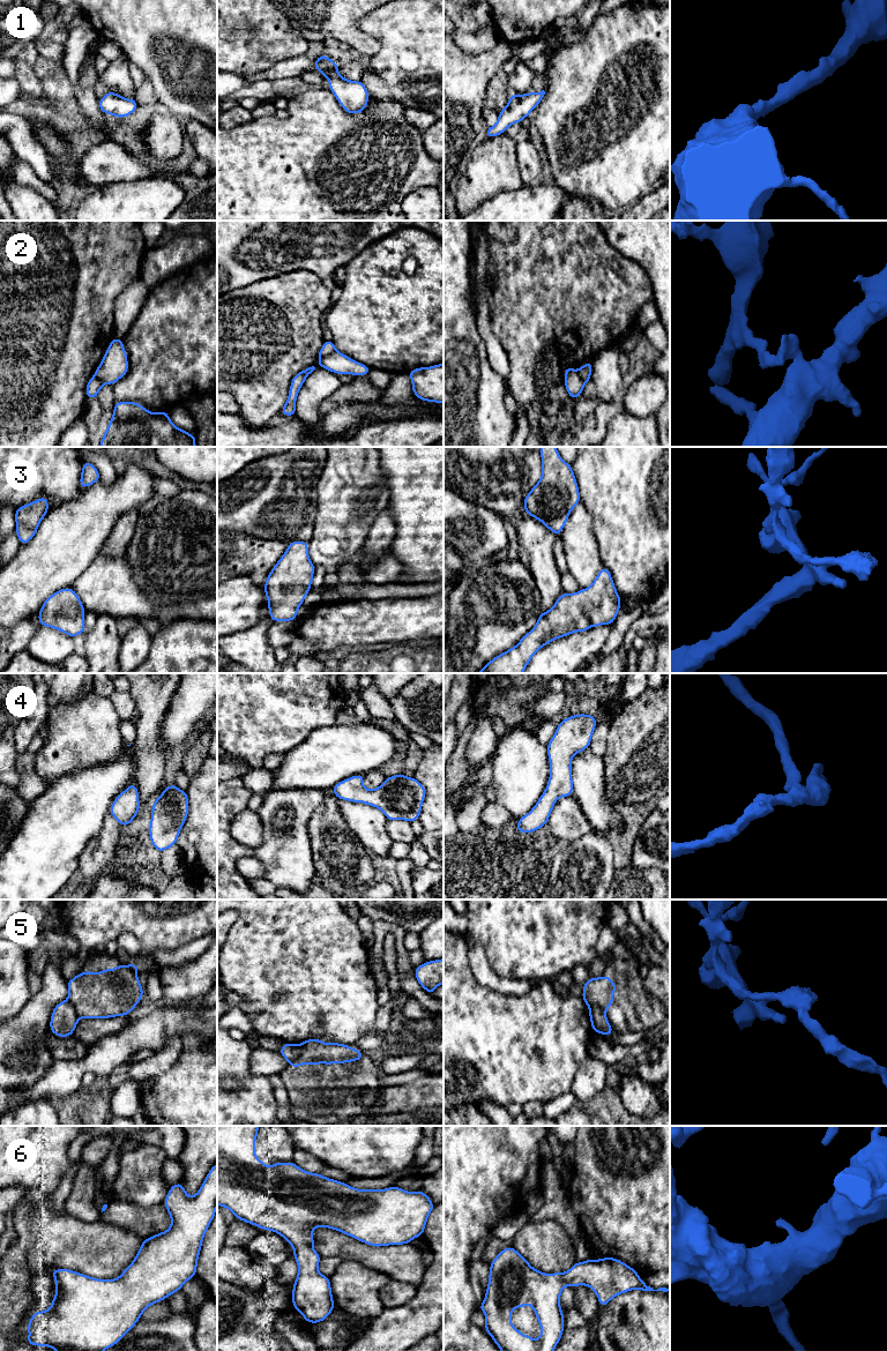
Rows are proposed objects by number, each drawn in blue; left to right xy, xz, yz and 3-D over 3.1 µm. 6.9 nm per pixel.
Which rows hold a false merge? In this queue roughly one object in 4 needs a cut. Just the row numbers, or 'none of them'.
2, 5

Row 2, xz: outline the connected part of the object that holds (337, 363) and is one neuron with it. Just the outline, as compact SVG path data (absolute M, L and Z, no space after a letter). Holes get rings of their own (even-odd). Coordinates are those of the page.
M334 351L323 357L318 366L330 371L335 374L352 374L355 376L368 375L371 368L361 363L358 363L344 353Z

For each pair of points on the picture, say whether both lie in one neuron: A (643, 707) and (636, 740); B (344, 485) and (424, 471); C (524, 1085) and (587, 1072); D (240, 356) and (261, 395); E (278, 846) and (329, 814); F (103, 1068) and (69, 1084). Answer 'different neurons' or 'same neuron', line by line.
A: same neuron
B: different neurons
C: different neurons
D: same neuron
E: different neurons
F: same neuron

